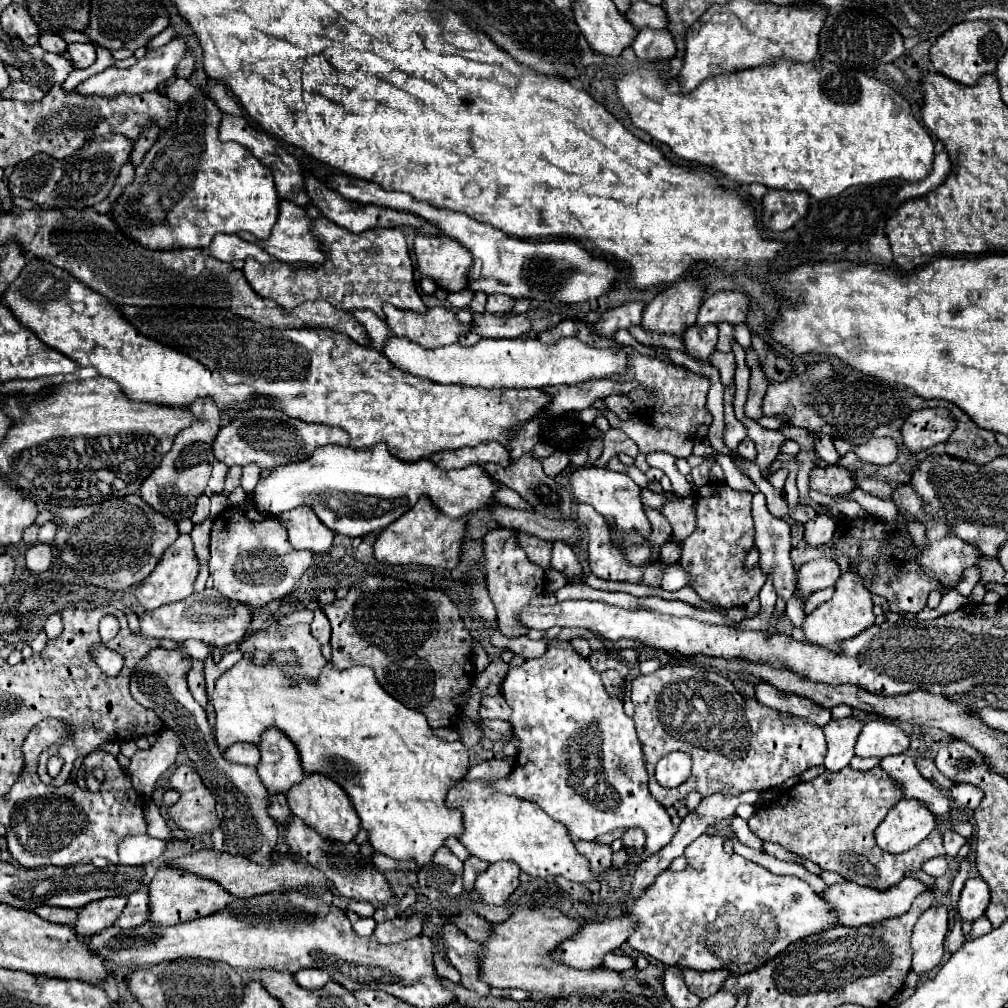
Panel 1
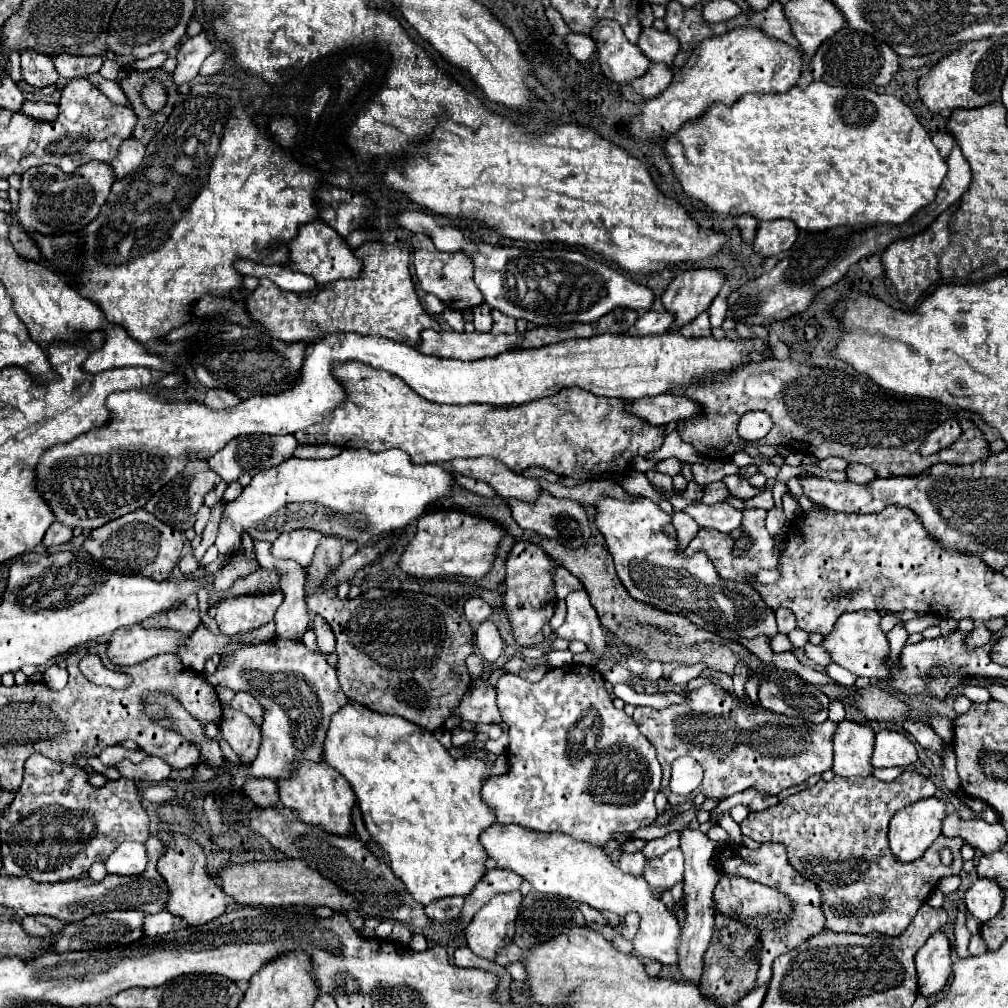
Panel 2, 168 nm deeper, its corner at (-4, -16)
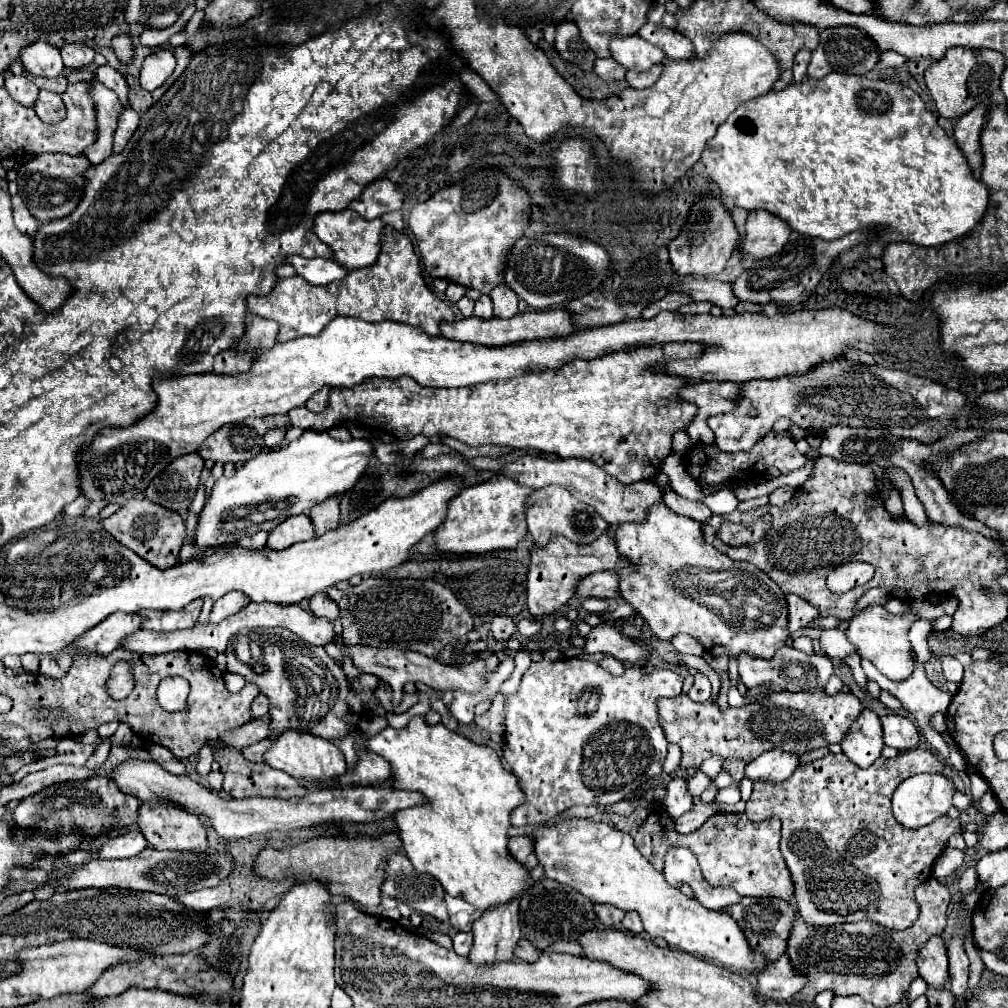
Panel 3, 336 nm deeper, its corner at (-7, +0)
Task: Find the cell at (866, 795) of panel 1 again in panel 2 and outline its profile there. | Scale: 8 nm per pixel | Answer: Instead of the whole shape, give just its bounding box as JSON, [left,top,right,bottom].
[742,768,964,936]

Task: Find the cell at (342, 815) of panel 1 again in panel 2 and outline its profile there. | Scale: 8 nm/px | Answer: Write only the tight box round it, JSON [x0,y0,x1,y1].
[276,760,356,836]

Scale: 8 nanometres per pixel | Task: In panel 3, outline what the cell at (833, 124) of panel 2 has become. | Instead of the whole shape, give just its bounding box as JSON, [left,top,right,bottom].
[701,74,989,246]

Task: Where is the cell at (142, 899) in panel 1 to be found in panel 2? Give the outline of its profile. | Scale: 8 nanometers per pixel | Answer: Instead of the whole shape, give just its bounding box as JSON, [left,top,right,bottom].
[144,910,188,936]

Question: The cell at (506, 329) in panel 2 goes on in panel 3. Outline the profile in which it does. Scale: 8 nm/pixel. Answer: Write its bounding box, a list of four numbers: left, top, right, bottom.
[489,284,519,318]

